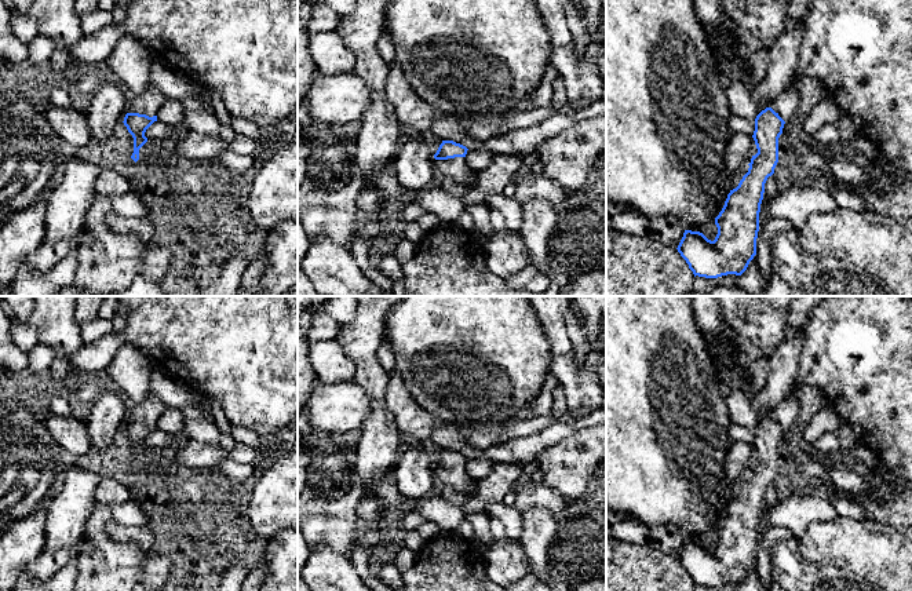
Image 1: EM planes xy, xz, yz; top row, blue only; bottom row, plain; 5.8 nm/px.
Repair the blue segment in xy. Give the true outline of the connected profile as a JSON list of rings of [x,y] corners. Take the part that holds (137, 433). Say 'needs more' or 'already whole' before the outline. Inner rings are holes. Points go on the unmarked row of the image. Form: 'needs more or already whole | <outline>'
needs more | [[[153,391],[139,404],[131,408],[124,426],[124,434],[134,446],[134,462],[131,467],[139,468],[139,457],[147,450],[146,438],[157,430],[157,422],[165,409],[165,404]]]

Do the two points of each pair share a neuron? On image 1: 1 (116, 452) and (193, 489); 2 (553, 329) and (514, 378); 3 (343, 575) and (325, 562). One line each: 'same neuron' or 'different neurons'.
1: same neuron
2: different neurons
3: same neuron

